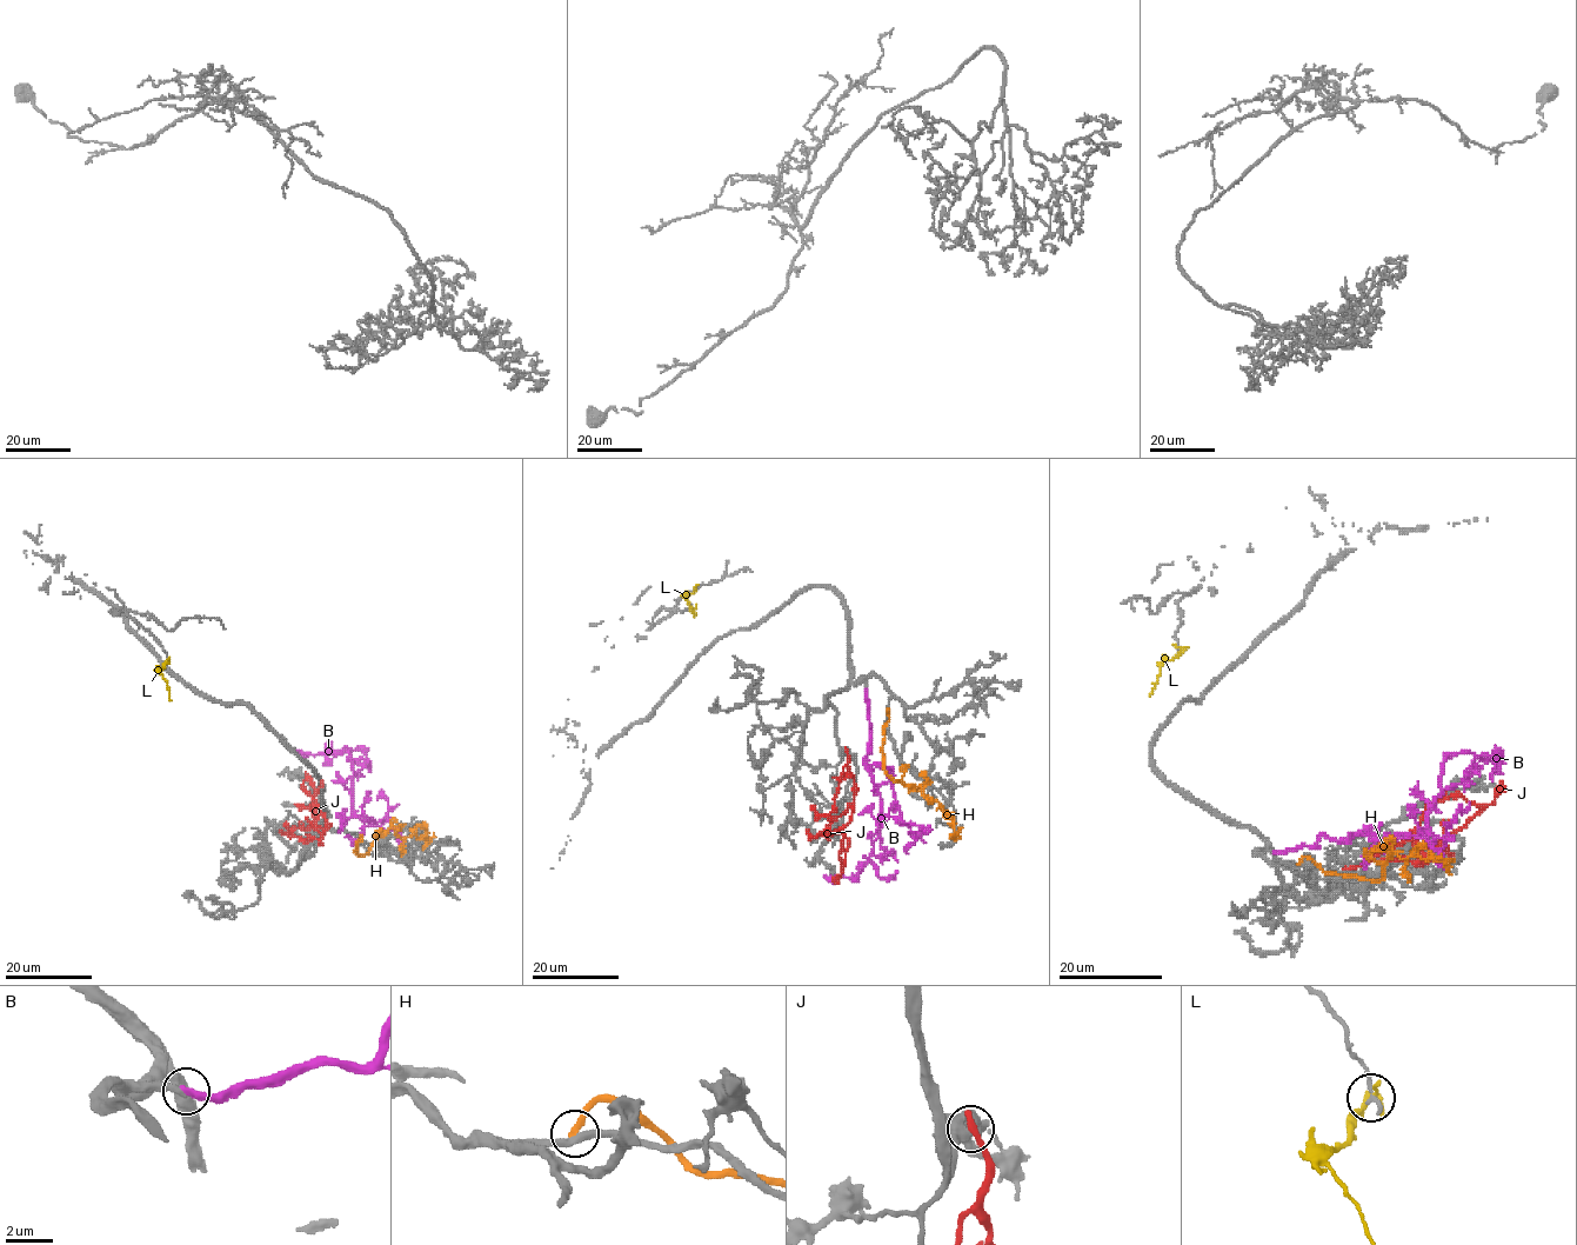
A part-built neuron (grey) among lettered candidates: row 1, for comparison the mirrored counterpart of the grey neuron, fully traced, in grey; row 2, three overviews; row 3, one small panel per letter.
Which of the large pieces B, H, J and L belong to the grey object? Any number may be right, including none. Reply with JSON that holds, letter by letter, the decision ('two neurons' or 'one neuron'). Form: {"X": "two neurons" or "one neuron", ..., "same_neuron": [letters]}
{"B": "one neuron", "H": "two neurons", "J": "two neurons", "L": "two neurons", "same_neuron": ["B"]}

